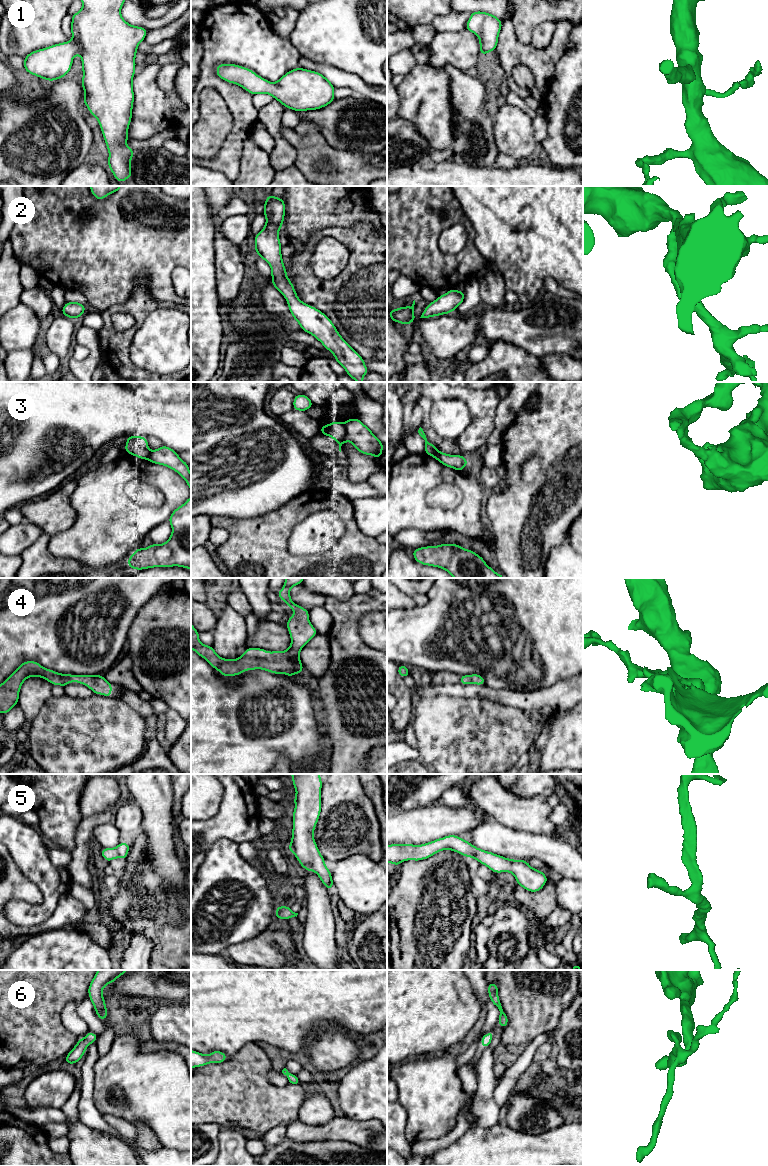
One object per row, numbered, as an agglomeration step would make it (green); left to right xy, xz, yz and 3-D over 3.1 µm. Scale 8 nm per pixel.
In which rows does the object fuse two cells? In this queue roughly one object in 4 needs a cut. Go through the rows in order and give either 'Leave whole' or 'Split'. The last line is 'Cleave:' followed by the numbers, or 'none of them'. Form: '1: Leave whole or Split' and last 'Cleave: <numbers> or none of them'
1: Leave whole
2: Leave whole
3: Split
4: Leave whole
5: Leave whole
6: Leave whole
Cleave: 3

